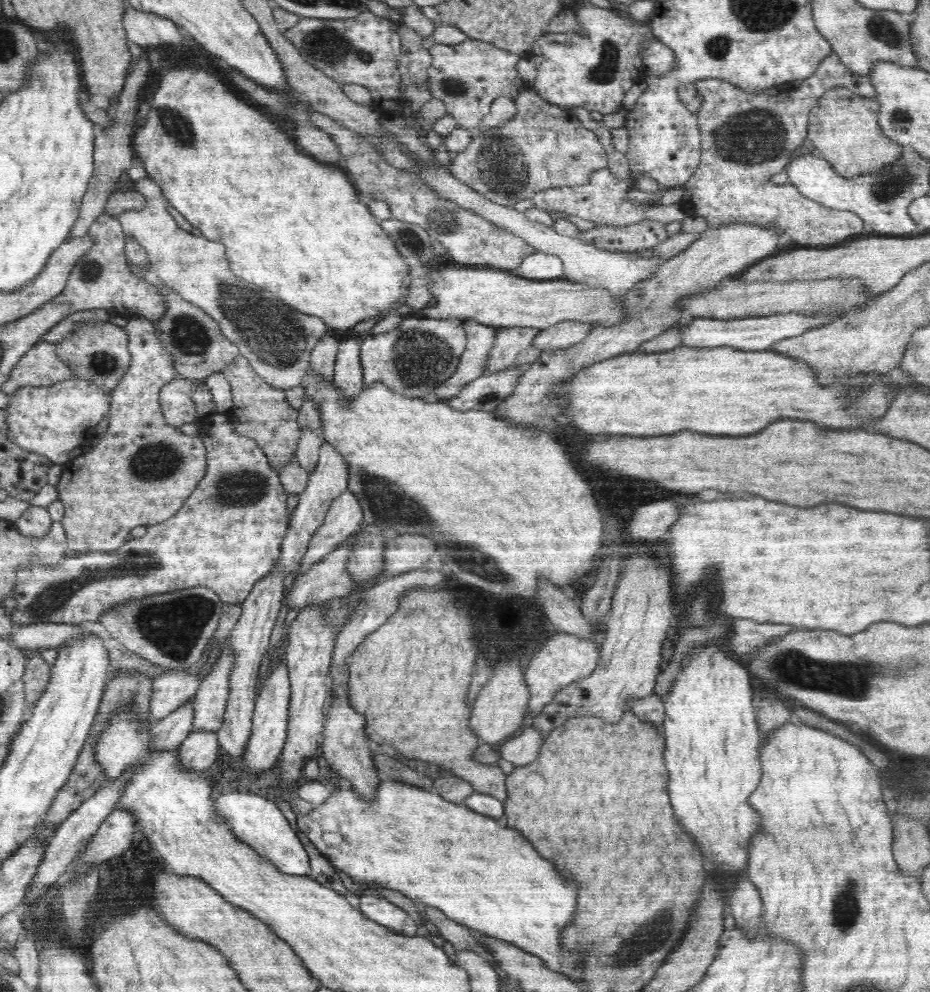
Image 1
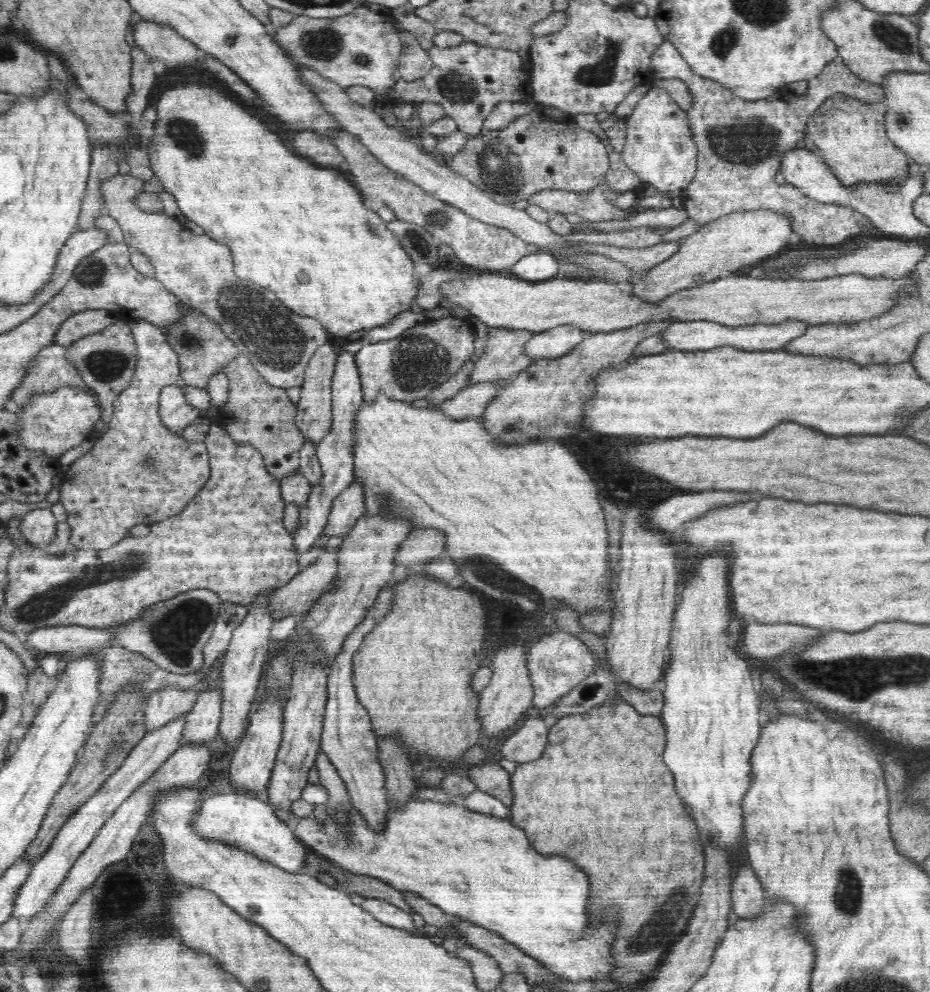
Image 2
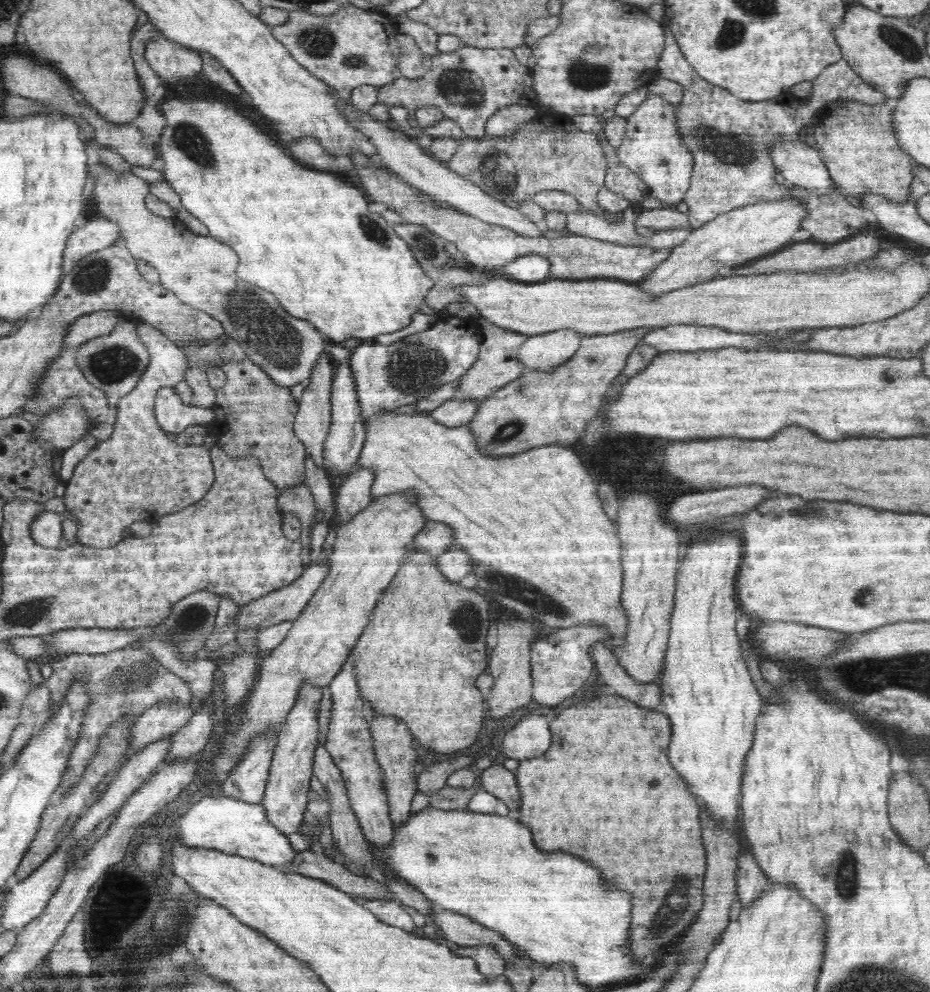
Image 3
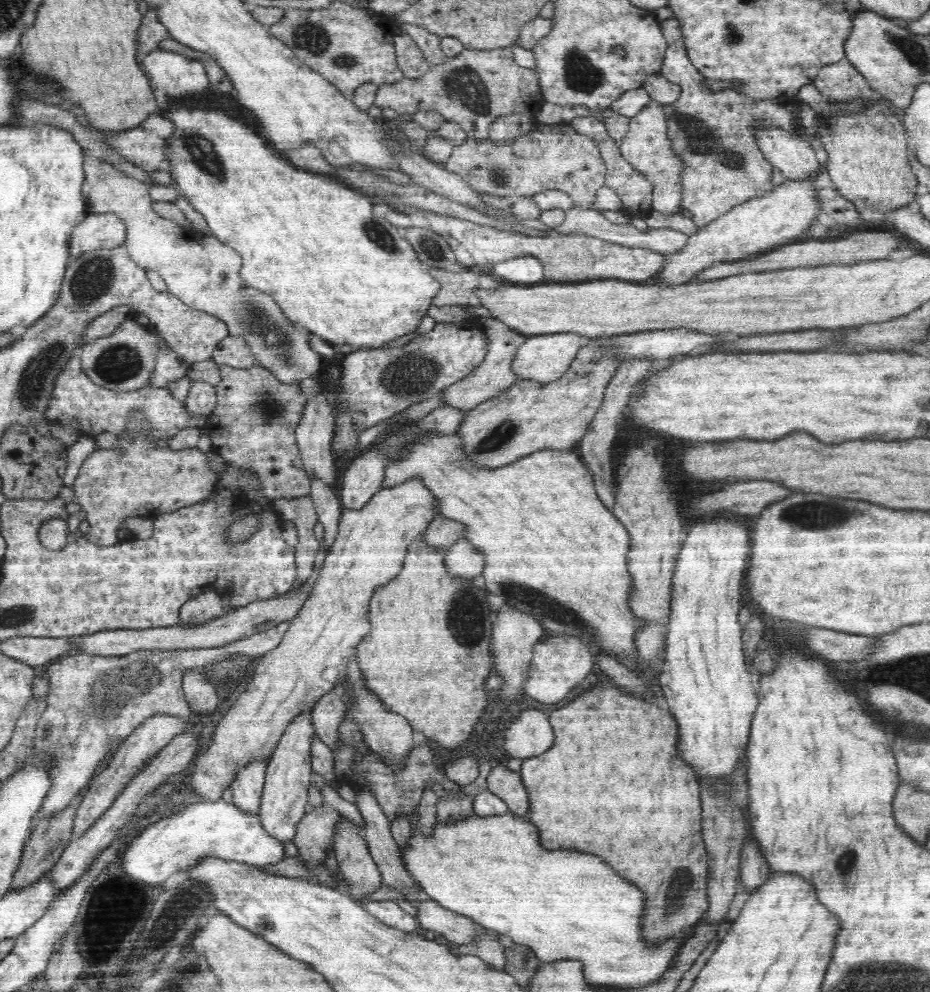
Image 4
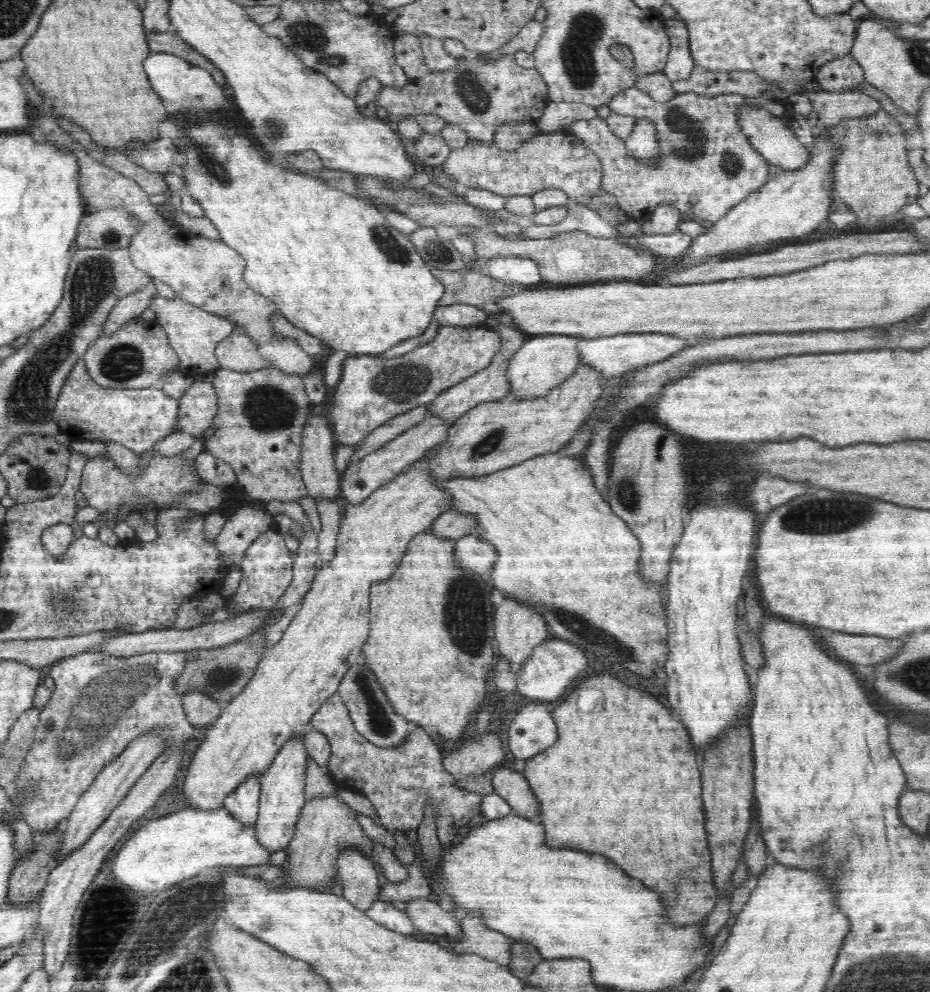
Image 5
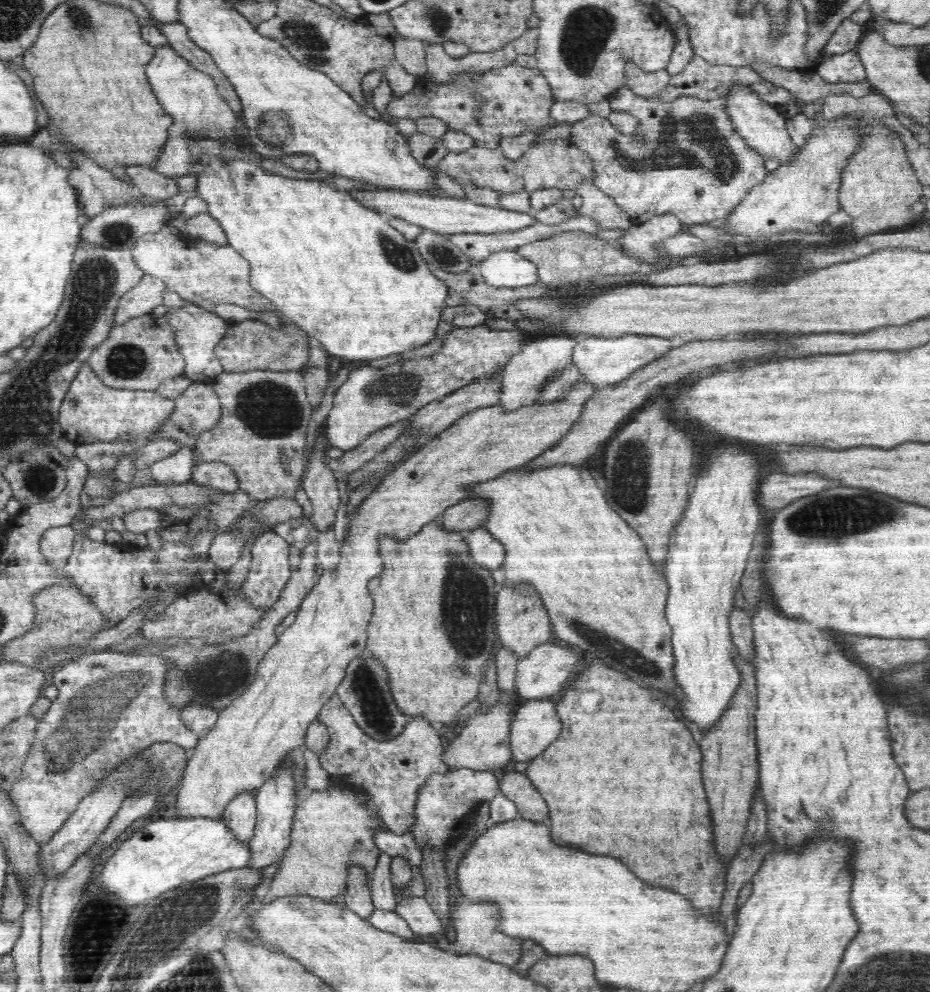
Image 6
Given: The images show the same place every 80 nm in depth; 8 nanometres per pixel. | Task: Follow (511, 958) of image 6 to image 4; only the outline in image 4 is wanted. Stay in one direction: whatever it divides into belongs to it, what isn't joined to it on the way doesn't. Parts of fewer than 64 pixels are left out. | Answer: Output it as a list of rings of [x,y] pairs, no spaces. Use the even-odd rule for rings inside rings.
[[[485,929],[474,936],[468,944],[454,945],[452,951],[456,955],[470,954],[487,961],[492,968],[498,970],[505,968],[506,948],[499,940],[500,934],[496,931]]]

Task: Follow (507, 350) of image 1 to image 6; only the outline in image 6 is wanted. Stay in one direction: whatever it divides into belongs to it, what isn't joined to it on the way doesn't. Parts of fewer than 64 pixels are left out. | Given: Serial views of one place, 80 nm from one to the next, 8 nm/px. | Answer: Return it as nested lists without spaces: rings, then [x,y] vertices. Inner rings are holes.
[[[501,374],[490,380],[474,382],[441,401],[419,408],[418,412],[410,417],[412,419],[410,430],[422,428],[424,438],[430,438],[430,436],[434,438],[434,434],[438,436],[442,430],[446,430],[469,412],[496,405],[501,386],[500,380]]]

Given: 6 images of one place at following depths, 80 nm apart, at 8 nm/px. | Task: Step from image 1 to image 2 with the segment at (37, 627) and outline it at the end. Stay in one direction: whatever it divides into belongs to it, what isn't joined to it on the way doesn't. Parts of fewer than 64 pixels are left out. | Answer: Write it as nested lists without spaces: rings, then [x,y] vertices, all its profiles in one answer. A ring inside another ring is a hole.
[[[48,627],[46,629],[38,629],[30,634],[25,634],[25,644],[34,653],[46,655],[56,654],[57,656],[70,652],[94,652],[99,651],[102,645],[113,642],[113,634],[109,629],[94,627]]]

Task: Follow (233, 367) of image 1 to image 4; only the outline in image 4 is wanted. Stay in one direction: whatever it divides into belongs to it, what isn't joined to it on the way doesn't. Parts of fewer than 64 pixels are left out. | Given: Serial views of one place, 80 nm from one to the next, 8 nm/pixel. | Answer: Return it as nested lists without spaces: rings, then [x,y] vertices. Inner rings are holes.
[[[219,365],[221,378],[215,386],[217,407],[208,416],[205,431],[211,436],[213,452],[236,467],[239,474],[253,476],[263,498],[298,499],[311,491],[311,480],[302,465],[295,435],[306,396],[300,393],[298,381],[280,381],[262,365],[253,367],[236,369]]]

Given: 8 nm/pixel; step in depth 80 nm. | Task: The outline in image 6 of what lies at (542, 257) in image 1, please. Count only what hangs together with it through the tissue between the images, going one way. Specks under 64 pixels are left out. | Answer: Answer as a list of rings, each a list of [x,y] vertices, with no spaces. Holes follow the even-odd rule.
[[[500,251],[480,261],[476,272],[492,287],[527,287],[538,283],[537,267],[515,251]]]

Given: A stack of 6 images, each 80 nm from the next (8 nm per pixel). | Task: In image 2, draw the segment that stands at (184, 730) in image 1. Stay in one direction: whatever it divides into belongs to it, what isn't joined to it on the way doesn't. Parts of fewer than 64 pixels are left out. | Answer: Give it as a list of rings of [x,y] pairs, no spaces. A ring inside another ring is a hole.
[[[185,717],[175,720],[160,731],[154,731],[144,736],[137,744],[124,763],[118,767],[106,780],[104,786],[92,796],[63,824],[57,837],[52,841],[46,854],[42,854],[33,864],[26,882],[20,886],[16,900],[14,900],[14,917],[32,916],[41,912],[47,900],[52,898],[65,876],[70,872],[76,860],[82,855],[85,848],[99,833],[99,828],[114,814],[114,811],[126,801],[144,782],[151,778],[152,774],[178,750],[181,746],[182,736],[186,727]]]

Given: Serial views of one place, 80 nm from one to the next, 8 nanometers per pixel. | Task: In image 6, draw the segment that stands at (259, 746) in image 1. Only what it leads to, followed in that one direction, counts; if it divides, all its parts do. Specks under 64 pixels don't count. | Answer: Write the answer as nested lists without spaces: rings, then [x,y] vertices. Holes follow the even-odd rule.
[[[240,794],[232,799],[223,812],[223,819],[230,831],[244,843],[253,837],[257,822],[256,797],[254,794]]]

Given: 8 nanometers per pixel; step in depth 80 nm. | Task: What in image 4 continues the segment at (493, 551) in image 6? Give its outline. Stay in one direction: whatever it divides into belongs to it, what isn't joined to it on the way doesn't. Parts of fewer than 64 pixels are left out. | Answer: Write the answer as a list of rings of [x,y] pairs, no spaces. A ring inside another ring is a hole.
[[[464,538],[458,539],[454,546],[449,546],[446,567],[456,576],[478,576],[484,568],[484,558],[476,552],[472,544]]]

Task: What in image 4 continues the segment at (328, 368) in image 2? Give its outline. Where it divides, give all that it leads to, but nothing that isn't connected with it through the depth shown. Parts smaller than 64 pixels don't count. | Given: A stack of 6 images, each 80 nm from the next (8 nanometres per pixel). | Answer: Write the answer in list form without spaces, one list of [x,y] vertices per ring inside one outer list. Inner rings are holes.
[[[322,389],[317,395],[306,398],[304,412],[299,420],[299,426],[295,432],[300,454],[302,457],[302,465],[308,473],[308,478],[312,480],[314,477],[326,481],[326,485],[331,488],[336,480],[336,464],[331,449],[331,440],[333,437],[333,428],[336,427],[335,418],[332,415],[332,408],[326,399],[326,392]]]

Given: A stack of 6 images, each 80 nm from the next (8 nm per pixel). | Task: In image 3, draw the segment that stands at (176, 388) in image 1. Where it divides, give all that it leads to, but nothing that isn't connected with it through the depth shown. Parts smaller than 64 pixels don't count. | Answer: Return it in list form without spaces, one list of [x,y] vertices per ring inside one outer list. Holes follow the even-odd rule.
[[[174,387],[160,388],[153,404],[153,414],[164,433],[174,436],[192,425],[207,425],[214,420],[212,410],[200,410],[196,405],[184,404]]]

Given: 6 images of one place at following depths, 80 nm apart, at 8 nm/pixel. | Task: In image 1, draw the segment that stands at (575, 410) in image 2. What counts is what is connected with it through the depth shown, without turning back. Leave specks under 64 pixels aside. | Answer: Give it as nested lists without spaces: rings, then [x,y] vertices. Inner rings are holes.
[[[732,221],[700,232],[701,236],[692,245],[669,258],[652,277],[640,280],[624,294],[622,300],[624,309],[627,310],[627,318],[622,323],[610,327],[593,326],[579,343],[563,350],[544,351],[528,366],[517,381],[516,388],[497,405],[493,414],[501,422],[512,423],[512,426],[538,428],[546,432],[554,430],[556,422],[552,418],[562,414],[558,402],[546,398],[554,384],[603,360],[634,353],[642,343],[661,335],[676,323],[682,323],[687,319],[687,314],[680,310],[680,307],[676,307],[682,297],[714,288],[722,278],[740,274],[746,266],[766,256],[772,256],[780,248],[778,243],[782,233],[783,229],[779,228],[778,224],[758,225],[742,221]]]

